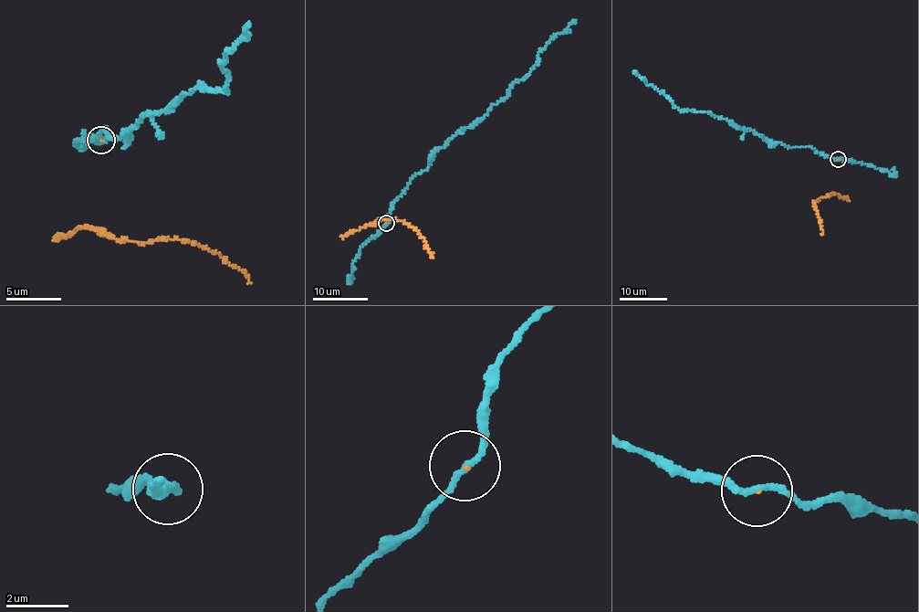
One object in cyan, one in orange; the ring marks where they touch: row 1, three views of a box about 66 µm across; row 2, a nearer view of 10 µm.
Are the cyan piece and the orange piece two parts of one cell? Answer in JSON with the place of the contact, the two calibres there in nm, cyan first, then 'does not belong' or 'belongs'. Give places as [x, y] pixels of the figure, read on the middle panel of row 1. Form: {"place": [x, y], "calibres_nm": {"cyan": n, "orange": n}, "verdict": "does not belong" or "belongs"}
{"place": [386, 223], "calibres_nm": {"cyan": 190, "orange": 40}, "verdict": "belongs"}

